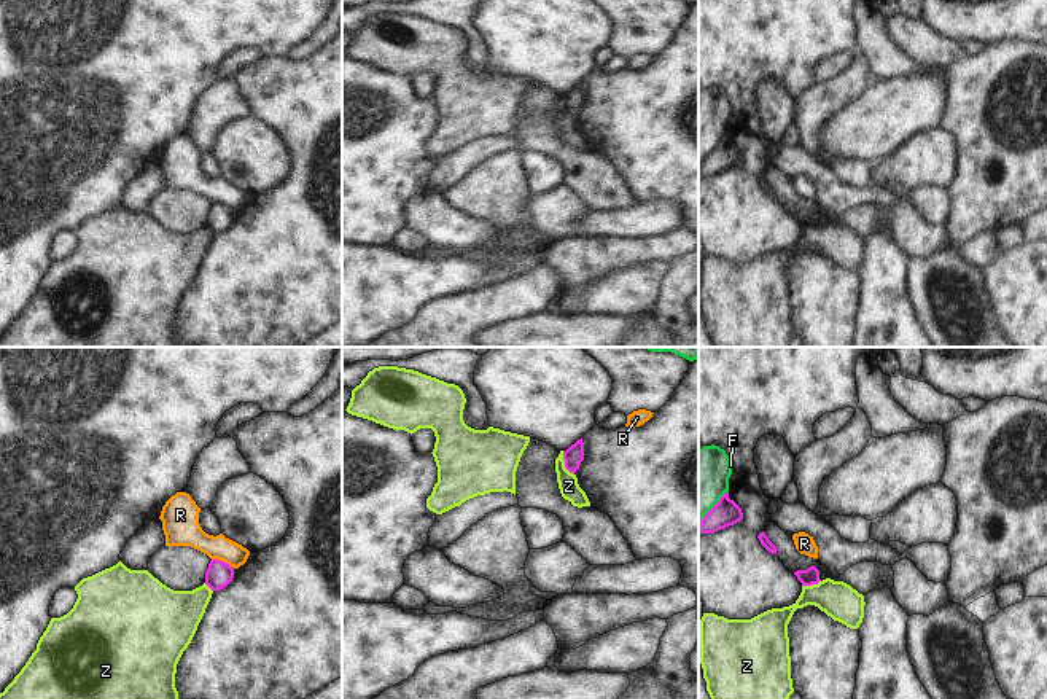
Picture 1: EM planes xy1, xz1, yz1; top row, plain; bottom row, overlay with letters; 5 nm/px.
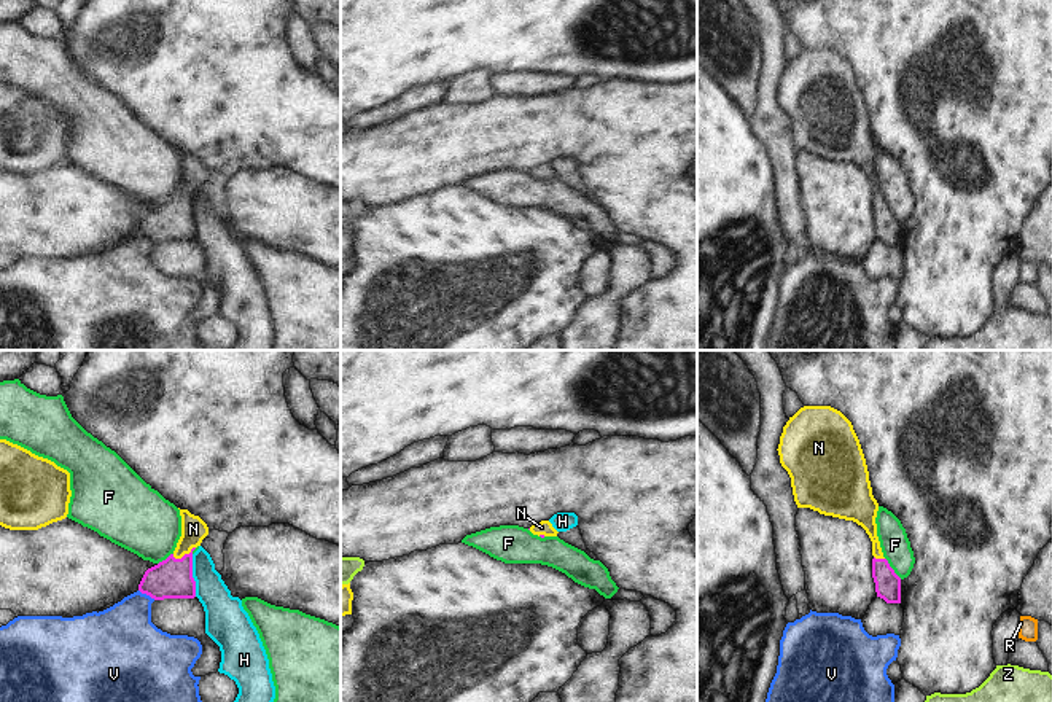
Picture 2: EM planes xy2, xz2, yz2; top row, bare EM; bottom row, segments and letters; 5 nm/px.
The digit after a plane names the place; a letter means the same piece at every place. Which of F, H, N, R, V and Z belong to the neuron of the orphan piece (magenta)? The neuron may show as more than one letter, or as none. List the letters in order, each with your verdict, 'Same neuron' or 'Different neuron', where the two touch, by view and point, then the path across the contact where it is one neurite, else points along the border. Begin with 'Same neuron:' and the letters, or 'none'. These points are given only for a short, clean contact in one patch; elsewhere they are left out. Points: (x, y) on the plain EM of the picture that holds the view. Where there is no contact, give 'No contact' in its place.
Same neuron: N
F: Different neuron. Touches magenta at yz2 (892, 212)
H: Different neuron. Touches magenta at xy2 (191, 218). Boundary: xy2 (191, 198), (191, 220), (196, 239)
N: Same neuron. Touches magenta at xy2 (185, 198). Path across: xy2 (172, 222), (185, 198), (193, 172)
R: Different neuron. Touches magenta at xy1 (221, 204). Boundary: xy1 (212, 201), (234, 210)
V: Different neuron. Touches magenta at xy2 (147, 237)
Z: Different neuron. Touches magenta at xz1 (565, 107). Boundary: xz1 (562, 94), (565, 110), (573, 118)

